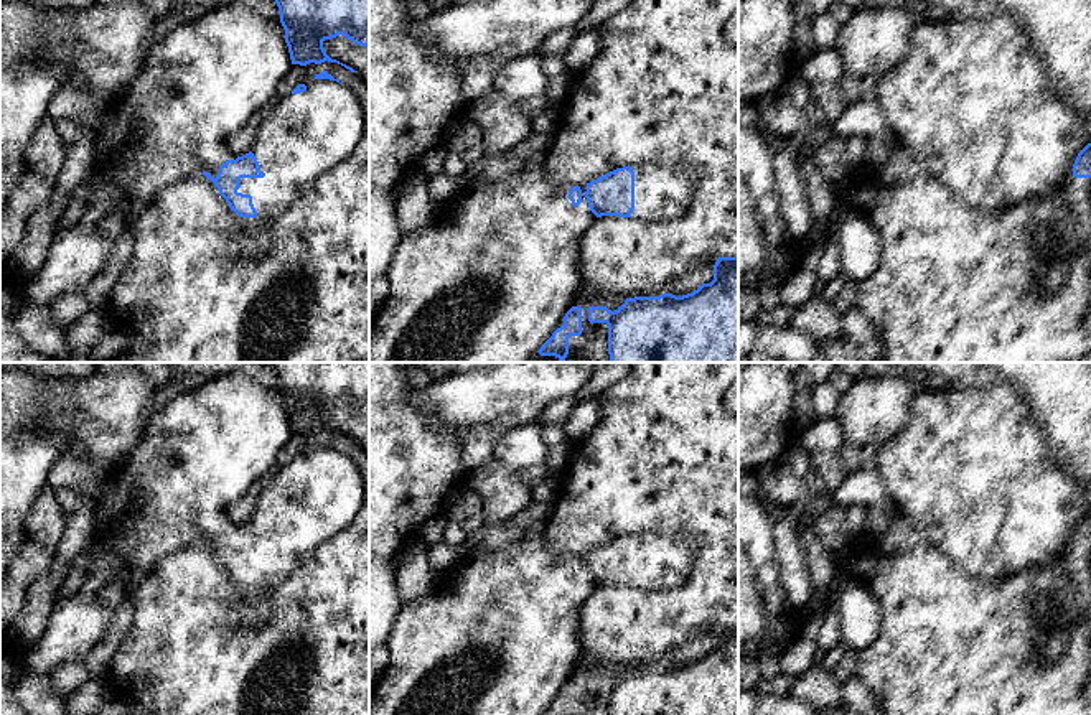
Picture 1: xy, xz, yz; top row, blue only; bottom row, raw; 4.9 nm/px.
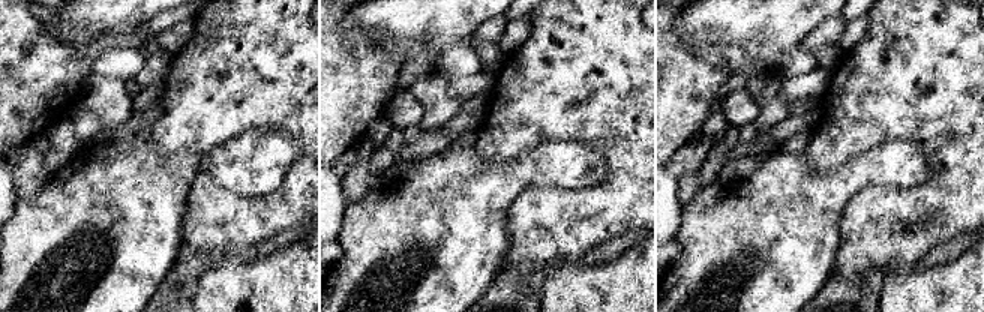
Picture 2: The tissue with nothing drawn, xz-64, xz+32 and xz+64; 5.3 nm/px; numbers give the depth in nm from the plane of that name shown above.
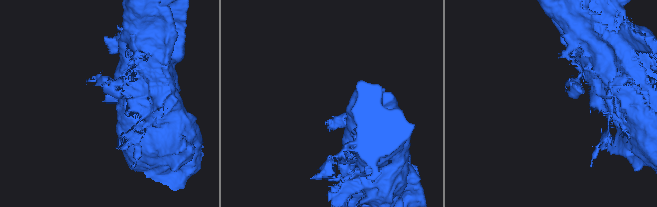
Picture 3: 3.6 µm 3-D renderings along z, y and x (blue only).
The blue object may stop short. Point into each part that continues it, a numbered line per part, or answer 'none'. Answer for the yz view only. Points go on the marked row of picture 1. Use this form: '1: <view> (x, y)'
none

